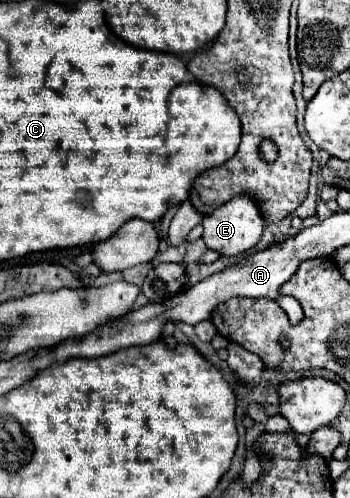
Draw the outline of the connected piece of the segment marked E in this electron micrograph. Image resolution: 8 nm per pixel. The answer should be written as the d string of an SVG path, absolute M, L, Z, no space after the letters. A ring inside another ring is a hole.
M239 195L239 197L231 199L229 203L221 205L219 209L215 209L211 215L205 215L201 225L203 225L205 245L223 257L233 257L233 255L241 255L241 253L249 251L251 247L255 247L259 243L265 223L263 223L263 217L261 217L261 211L259 211L255 199L247 197L247 195Z

